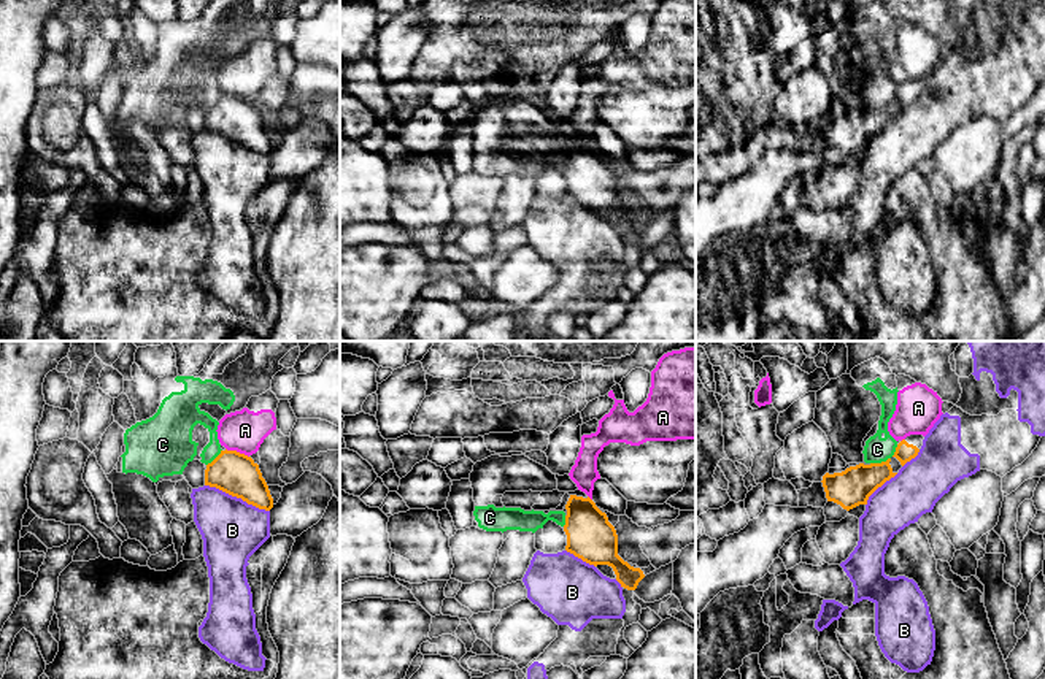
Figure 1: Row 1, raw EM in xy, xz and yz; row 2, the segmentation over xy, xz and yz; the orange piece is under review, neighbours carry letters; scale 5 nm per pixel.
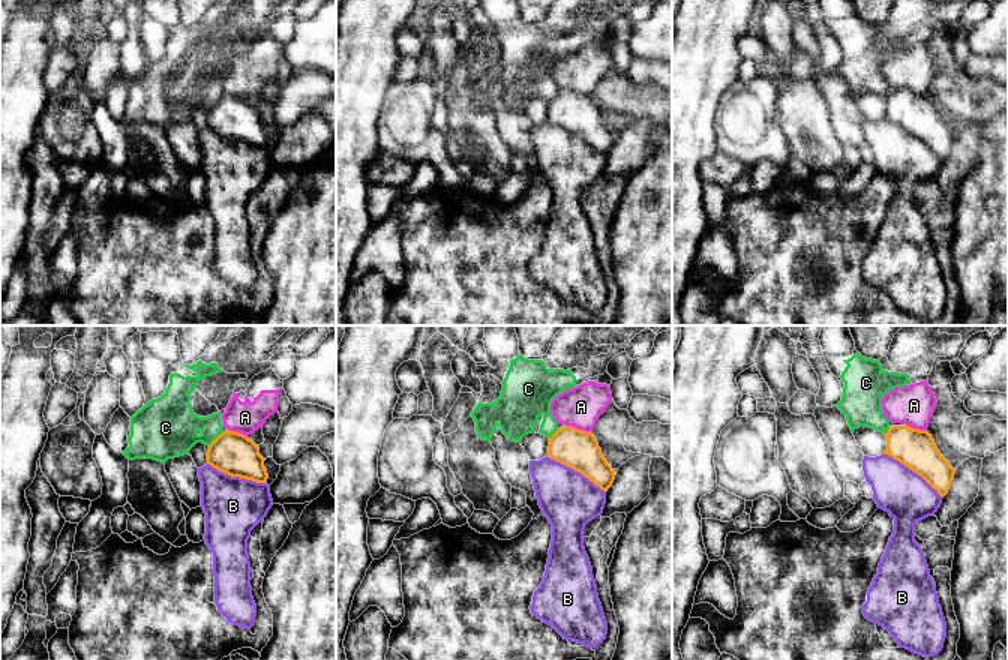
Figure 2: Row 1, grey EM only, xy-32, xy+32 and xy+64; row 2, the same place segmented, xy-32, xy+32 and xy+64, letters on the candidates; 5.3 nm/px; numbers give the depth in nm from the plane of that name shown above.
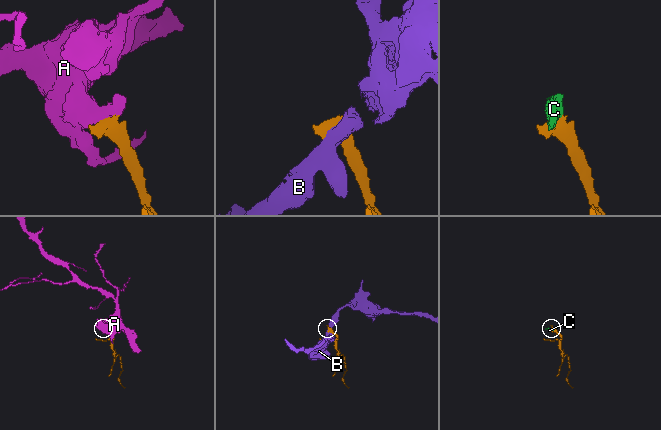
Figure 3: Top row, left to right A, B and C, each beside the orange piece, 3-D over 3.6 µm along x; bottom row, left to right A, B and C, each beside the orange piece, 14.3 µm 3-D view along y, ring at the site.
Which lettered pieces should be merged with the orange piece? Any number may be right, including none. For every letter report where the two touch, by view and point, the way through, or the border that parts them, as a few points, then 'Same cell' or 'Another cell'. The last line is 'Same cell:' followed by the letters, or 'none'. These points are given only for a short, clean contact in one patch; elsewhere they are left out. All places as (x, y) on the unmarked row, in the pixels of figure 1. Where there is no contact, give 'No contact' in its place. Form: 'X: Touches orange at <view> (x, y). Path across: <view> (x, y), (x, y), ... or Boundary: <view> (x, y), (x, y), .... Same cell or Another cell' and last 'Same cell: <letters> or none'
A: Touches orange at xy (235, 95). Same cell
B: Touches orange at xy (237, 141). Another cell
C: Touches orange at yz (888, 103). Boundary: yz (898, 89), (890, 102), (871, 108). Another cell
Same cell: A

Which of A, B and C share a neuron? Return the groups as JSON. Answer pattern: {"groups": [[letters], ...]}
{"groups": [["A"], ["B"], ["C"]]}

